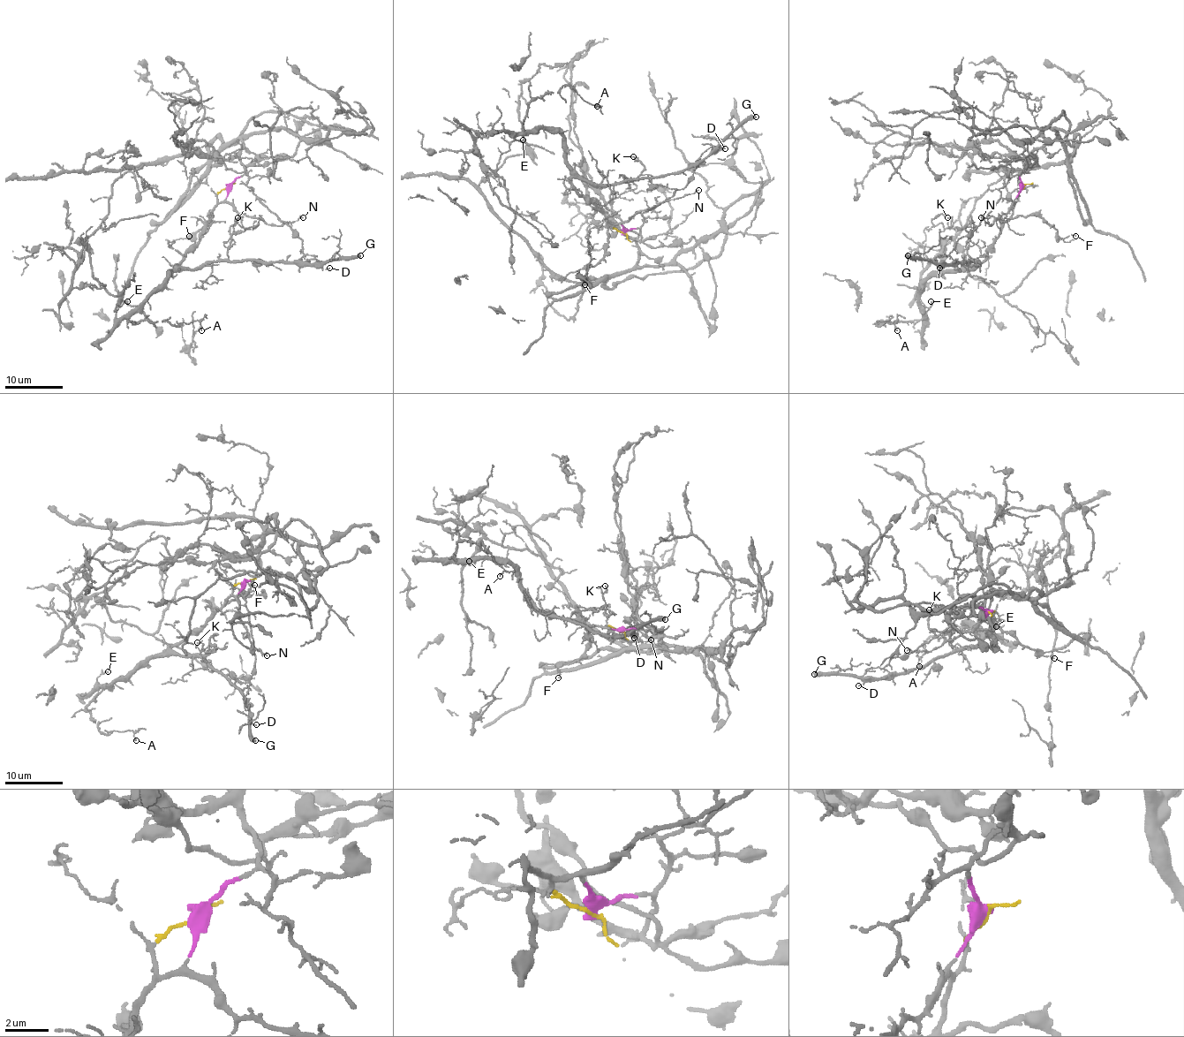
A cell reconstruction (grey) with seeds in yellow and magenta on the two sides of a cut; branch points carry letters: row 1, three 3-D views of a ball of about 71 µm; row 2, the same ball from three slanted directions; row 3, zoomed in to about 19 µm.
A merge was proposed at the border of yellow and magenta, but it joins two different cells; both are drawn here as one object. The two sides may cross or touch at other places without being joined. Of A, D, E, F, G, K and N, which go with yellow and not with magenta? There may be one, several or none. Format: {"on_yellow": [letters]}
{"on_yellow": ["A", "D", "E", "F", "G", "K", "N"]}

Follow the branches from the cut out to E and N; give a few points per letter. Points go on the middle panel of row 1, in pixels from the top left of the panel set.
E: (624, 233), (576, 190), (566, 143), (558, 132), (531, 128), (512, 136), (524, 140)
N: (624, 233), (612, 228), (661, 201), (678, 199), (698, 190)

